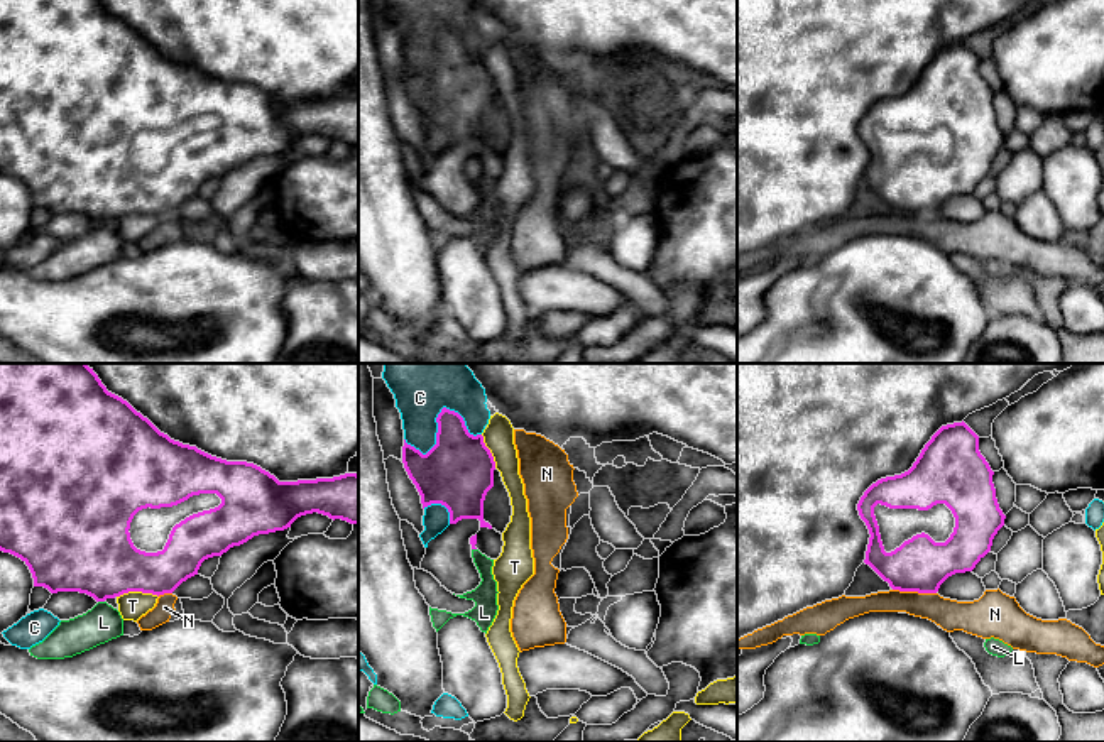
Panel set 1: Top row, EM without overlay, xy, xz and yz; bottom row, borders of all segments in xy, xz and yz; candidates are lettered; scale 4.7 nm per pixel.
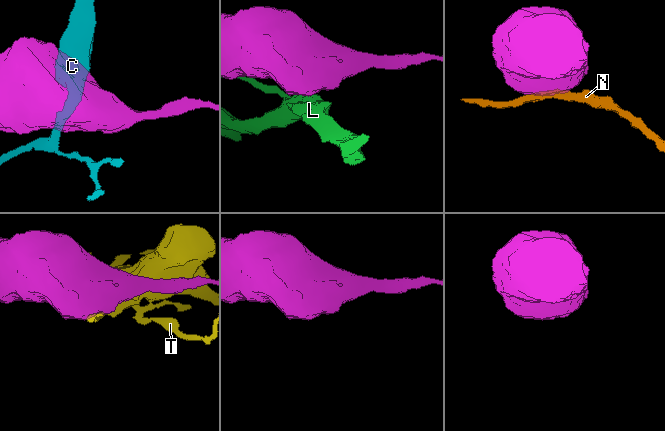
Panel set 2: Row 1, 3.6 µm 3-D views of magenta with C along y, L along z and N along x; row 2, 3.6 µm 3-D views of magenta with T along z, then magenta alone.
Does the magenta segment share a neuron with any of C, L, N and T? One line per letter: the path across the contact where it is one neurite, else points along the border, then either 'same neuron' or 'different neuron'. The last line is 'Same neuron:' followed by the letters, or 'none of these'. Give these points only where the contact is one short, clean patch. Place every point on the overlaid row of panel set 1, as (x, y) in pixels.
C: different neuron
L: along xy (98, 600), (103, 602) | different neuron
N: along yz (893, 589), (935, 594) | different neuron
T: different neuron
Same neuron: none of these

